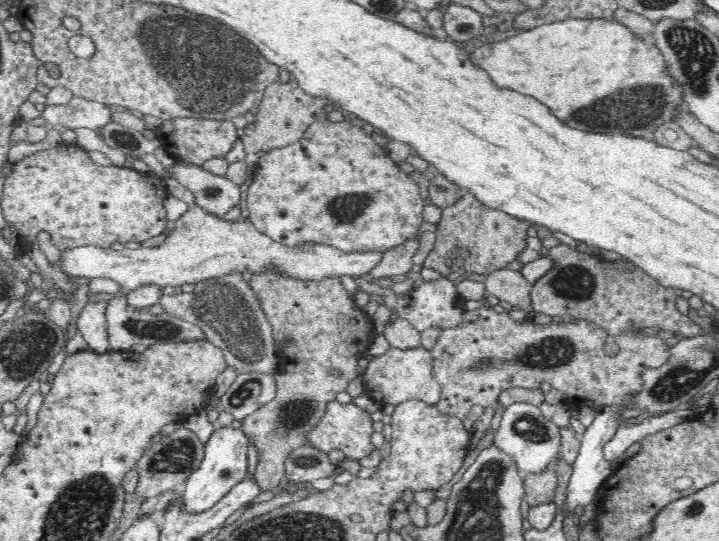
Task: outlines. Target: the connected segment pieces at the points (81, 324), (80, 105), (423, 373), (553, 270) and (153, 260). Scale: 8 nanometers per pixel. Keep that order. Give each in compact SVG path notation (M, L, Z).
M109 302L102 304L84 304L74 312L77 328L84 340L88 343L90 351L103 353L110 351L107 339L105 309Z
M72 95L65 103L39 105L38 116L48 126L60 125L64 129L88 128L100 131L104 124L110 123L110 110L103 102L80 95Z
M422 346L413 349L390 347L384 354L369 357L363 374L363 384L377 402L396 404L397 402L417 400L434 405L439 397L438 383L430 376L431 356Z
M554 244L546 250L546 258L549 262L547 269L530 282L531 308L538 314L570 316L574 321L587 320L610 337L647 326L682 332L692 332L692 328L696 328L675 307L681 290L655 282L626 257L608 260L606 256L579 250L575 246Z
M198 203L189 205L178 218L174 218L172 232L166 234L162 244L152 248L122 248L114 250L111 247L81 246L74 250L62 252L61 260L57 263L59 270L70 276L82 276L89 279L106 278L115 281L127 291L141 286L154 284L161 288L181 287L184 284L196 284L207 279L220 279L229 274L250 272L250 274L276 274L282 279L293 279L302 281L318 281L326 277L342 277L343 275L356 276L370 272L378 260L378 252L349 253L335 246L324 244L314 239L303 239L297 243L281 243L270 238L270 235L262 233L252 225L248 216L232 216L228 218L223 214L215 214L213 211L202 207Z

